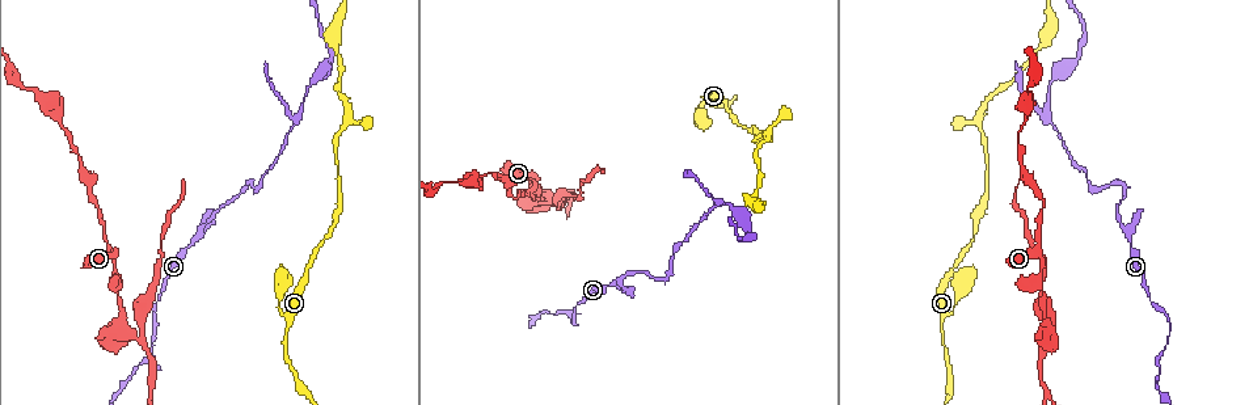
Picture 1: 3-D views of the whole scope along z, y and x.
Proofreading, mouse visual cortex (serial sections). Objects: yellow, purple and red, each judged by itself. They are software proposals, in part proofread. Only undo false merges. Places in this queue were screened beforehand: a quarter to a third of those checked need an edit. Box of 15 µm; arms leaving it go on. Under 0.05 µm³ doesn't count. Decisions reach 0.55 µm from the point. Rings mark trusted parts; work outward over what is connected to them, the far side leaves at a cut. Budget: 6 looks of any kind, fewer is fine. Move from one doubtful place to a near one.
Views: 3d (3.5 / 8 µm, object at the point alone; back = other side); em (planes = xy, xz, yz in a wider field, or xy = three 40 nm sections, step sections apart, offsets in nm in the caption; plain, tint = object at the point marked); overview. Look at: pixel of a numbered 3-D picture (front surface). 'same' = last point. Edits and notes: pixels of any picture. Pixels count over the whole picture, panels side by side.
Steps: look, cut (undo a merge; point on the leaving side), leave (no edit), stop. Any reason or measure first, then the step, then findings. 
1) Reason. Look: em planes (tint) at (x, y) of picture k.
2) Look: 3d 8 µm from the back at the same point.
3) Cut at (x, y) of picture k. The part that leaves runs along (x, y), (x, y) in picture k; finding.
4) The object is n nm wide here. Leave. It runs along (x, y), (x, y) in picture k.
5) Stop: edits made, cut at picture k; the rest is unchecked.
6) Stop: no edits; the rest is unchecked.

Abrupt turn. Look: 3d 3.5 µm at (247, 183) of picture 1.

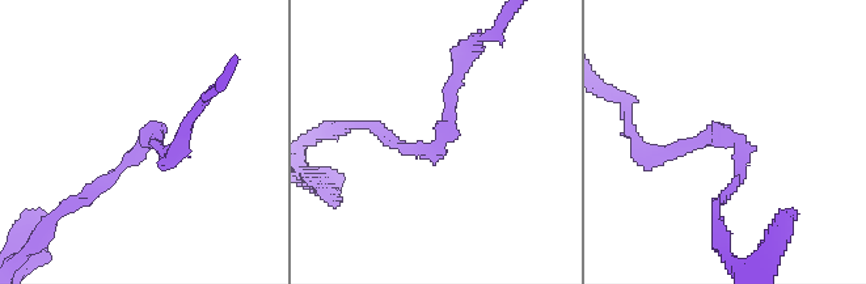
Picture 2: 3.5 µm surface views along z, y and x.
The arms are 150, 150 nm wide; now the EM. Look: em xy step 3 (tint) at (737, 143) of picture 2.

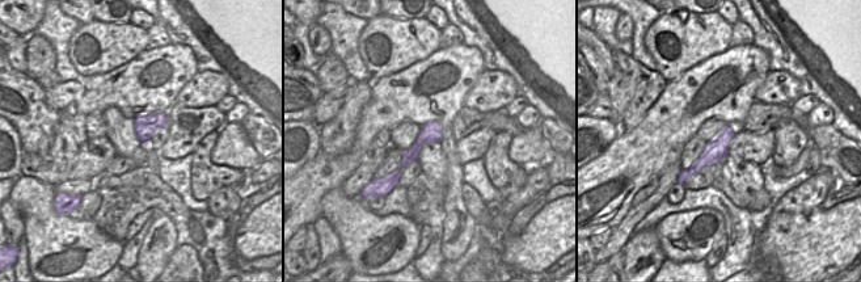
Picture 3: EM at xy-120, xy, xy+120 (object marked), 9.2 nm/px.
Leave. It runs along (377, 127), (405, 151), (438, 148), (461, 67) in picture 2; one cell here.

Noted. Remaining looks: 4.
Arms part here. Look: 3d 3.5 µm at (297, 121) of picture 1.

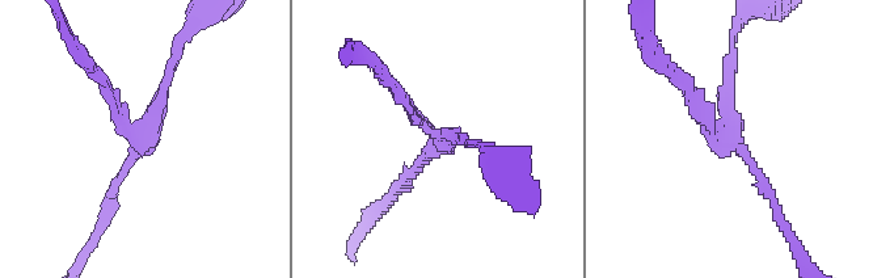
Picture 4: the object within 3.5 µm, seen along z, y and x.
Cut at (692, 104) of picture 4. The part that leaves runs along (716, 130), (646, 38) in picture 4; a second cell is stuck on.

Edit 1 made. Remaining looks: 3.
Arms part here. Look: 3d 3.5 µm at (977, 123) of picture 1.

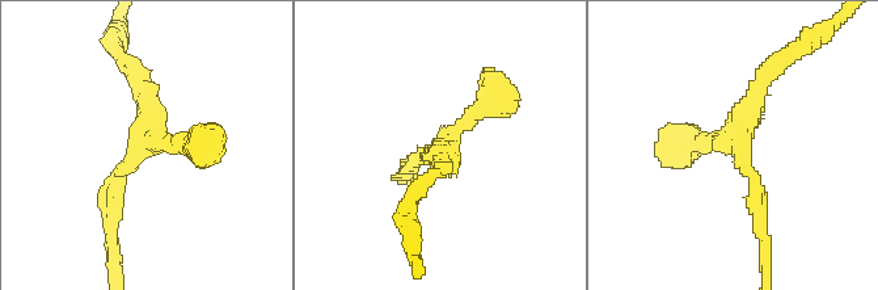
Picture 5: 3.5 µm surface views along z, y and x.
Need the tissue. Look: em xy step 3 (tint) at (438, 151) of picture 5.

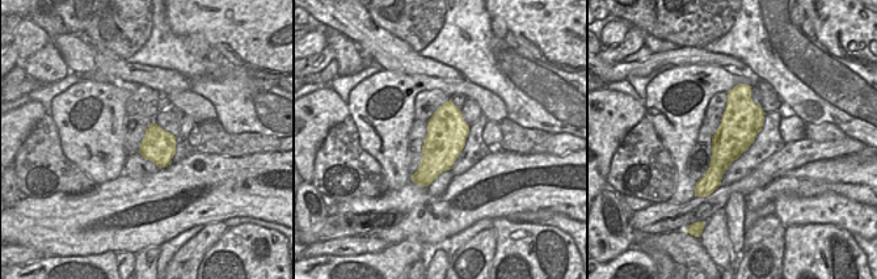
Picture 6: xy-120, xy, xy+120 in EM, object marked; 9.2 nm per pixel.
The object is 380 nm wide here. Leave. It runs along (743, 87), (740, 126), (711, 187) in picture 6; continuous, no second cell.

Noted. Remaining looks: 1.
Stop: edits made, cut at picture 4; the rest is unchecked.

